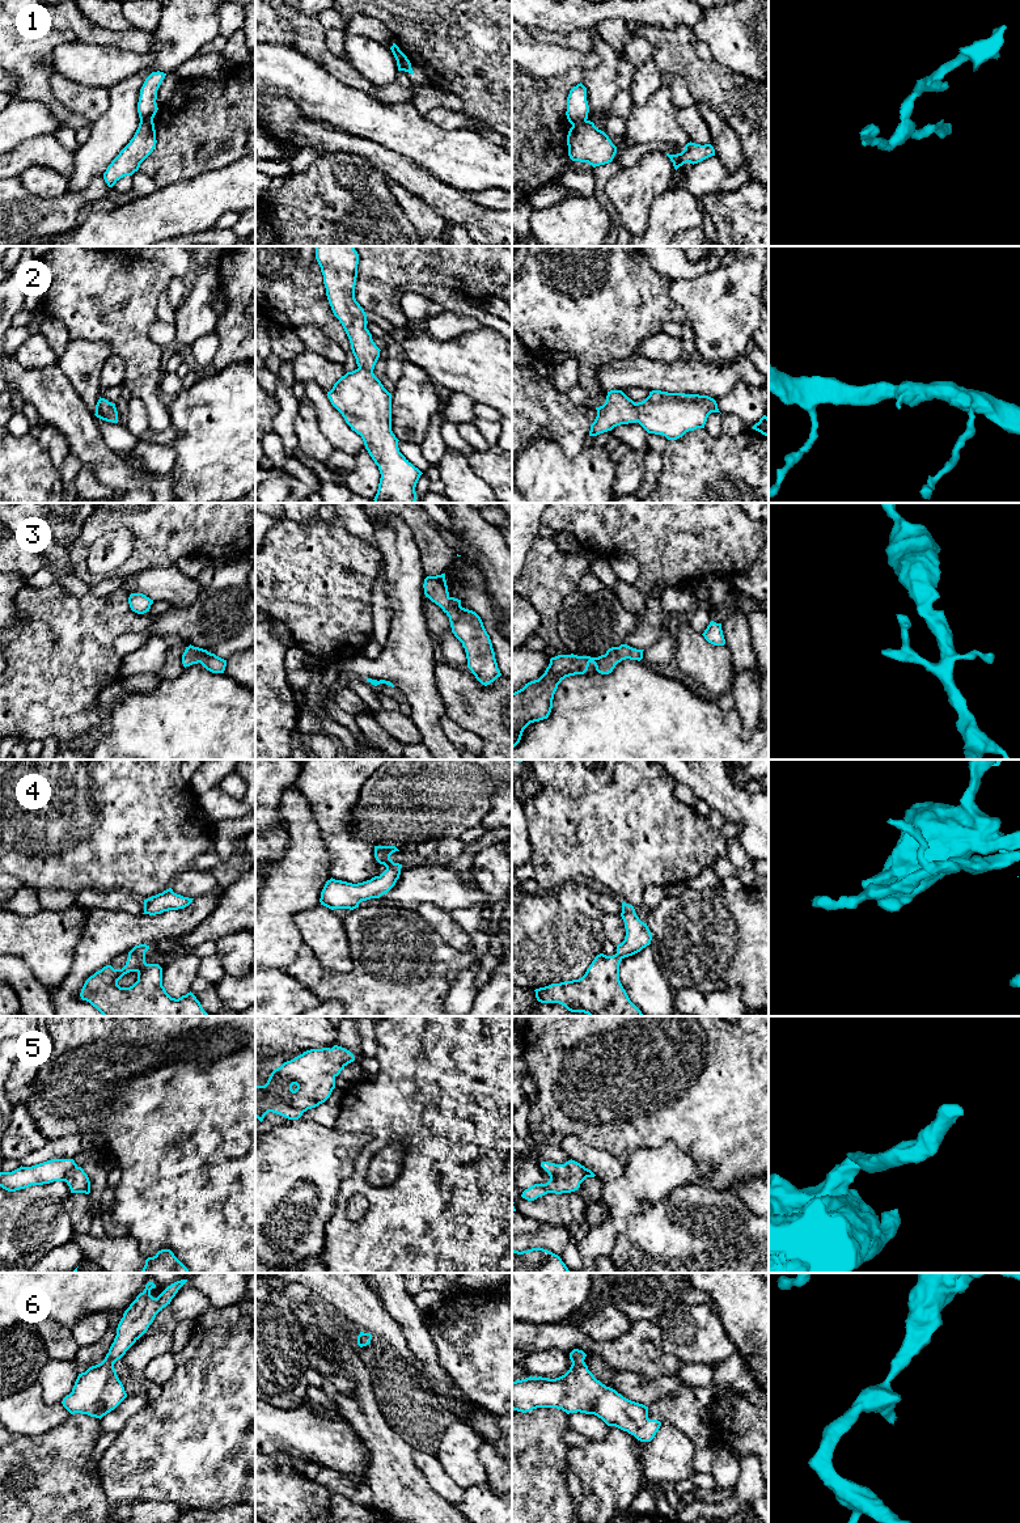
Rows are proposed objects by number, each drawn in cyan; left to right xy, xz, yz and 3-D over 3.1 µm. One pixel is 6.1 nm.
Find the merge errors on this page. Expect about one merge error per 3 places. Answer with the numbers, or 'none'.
1, 4

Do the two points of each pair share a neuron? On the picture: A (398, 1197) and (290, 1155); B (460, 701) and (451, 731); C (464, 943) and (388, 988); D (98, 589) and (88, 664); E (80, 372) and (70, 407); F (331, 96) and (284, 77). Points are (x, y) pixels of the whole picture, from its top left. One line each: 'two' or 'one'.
A: two
B: two
C: two
D: two
E: two
F: one

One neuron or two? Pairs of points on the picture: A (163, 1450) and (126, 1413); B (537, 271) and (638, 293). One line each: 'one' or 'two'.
A: two
B: one

